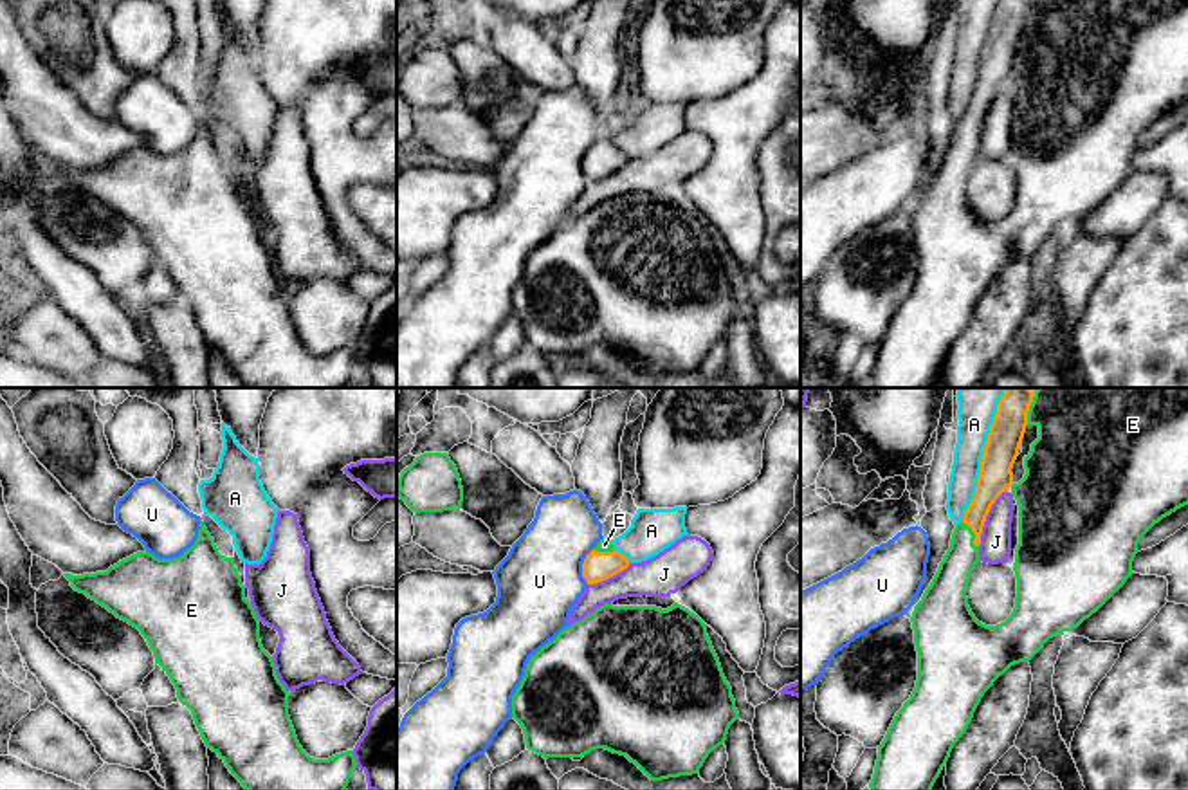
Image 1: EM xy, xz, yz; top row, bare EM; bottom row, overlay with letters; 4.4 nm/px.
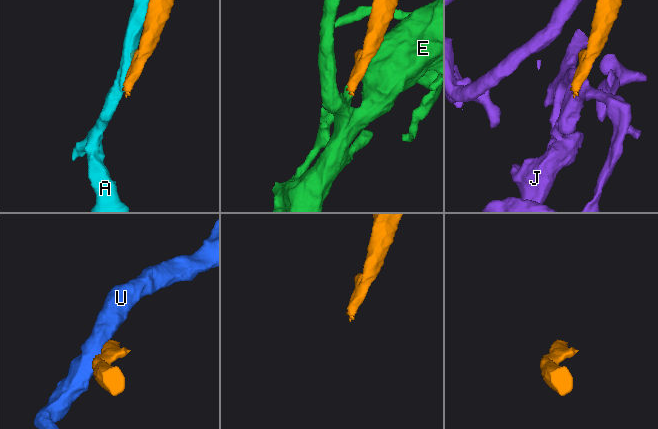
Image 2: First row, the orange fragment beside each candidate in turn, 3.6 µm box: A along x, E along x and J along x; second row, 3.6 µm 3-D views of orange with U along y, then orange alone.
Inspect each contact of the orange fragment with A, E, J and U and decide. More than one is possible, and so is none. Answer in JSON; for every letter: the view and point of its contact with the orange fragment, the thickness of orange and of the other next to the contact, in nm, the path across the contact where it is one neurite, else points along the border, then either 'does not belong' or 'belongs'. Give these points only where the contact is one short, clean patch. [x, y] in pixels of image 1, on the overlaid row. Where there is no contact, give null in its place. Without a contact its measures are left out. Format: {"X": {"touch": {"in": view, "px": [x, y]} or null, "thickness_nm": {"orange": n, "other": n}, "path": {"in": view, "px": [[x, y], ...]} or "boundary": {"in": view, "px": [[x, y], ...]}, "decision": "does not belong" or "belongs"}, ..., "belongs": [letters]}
{"A": {"touch": {"in": "yz", "px": [983, 455]}, "thickness_nm": {"orange": 150, "other": 180}, "decision": "does not belong"}, "E": {"touch": {"in": "yz", "px": [974, 532]}, "thickness_nm": {"orange": 140, "other": 160}, "decision": "belongs"}, "J": {"touch": {"in": "yz", "px": [985, 518]}, "thickness_nm": {"orange": 150, "other": 140}, "decision": "does not belong"}, "U": {"touch": {"in": "xz", "px": [583, 567]}, "thickness_nm": {"orange": 140, "other": 380}, "boundary": {"in": "xz", "px": [[592, 549], [583, 563], [586, 583]]}, "decision": "does not belong"}, "belongs": ["E"]}

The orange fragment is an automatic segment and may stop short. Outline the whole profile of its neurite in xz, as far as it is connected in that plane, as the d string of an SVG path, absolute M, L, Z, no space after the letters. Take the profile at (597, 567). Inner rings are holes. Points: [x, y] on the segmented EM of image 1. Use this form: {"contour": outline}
{"contour": "M600 539L582 563L582 577L588 584L597 584L620 574L627 566L627 557L617 552L609 539Z"}

